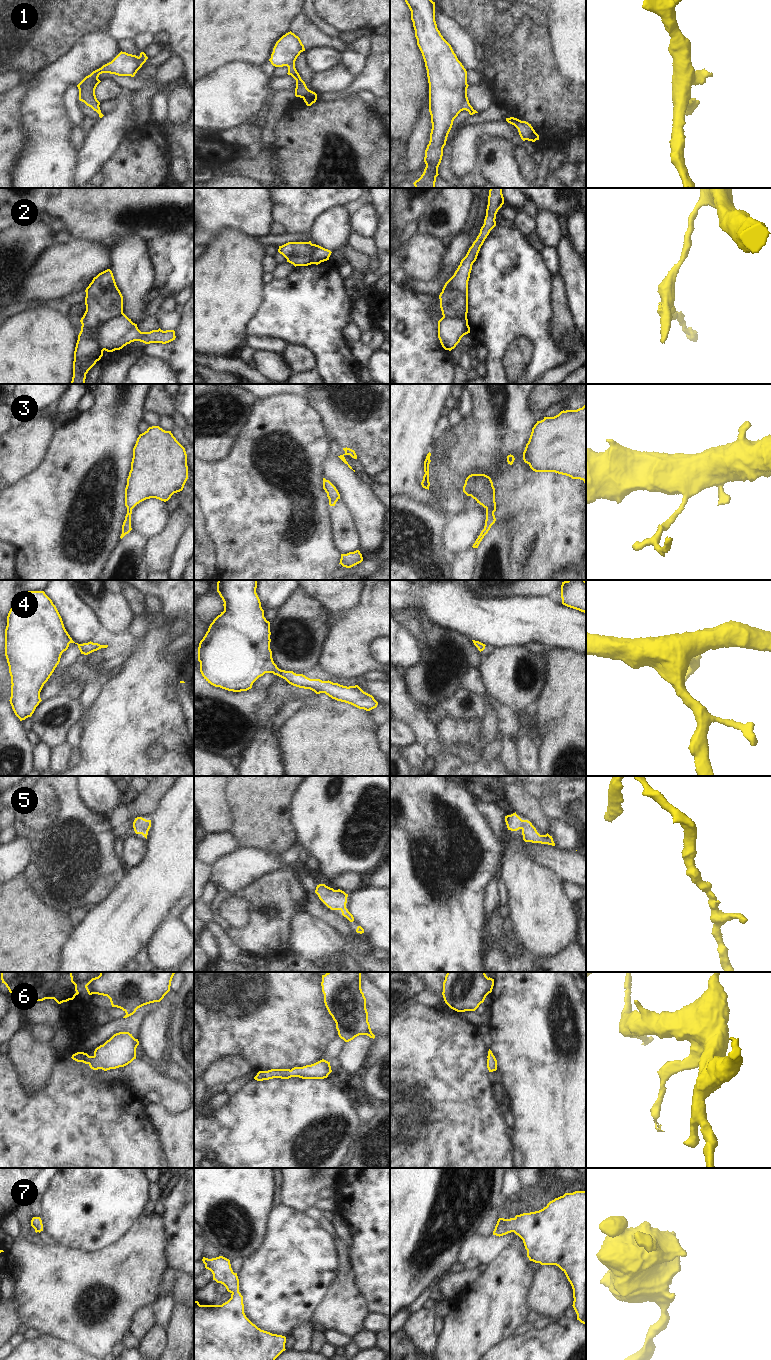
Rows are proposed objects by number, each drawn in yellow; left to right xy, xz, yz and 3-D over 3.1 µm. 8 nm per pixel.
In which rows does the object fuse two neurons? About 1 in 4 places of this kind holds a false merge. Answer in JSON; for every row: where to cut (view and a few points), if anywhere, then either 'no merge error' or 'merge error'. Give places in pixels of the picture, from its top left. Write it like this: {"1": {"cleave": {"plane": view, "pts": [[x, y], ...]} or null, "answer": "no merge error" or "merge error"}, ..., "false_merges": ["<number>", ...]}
{"1": {"cleave": null, "answer": "no merge error"}, "2": {"cleave": {"plane": "xy", "pts": [[122, 312], [101, 323], [94, 331], [94, 340], [98, 349]]}, "answer": "merge error"}, "3": {"cleave": null, "answer": "no merge error"}, "4": {"cleave": null, "answer": "no merge error"}, "5": {"cleave": null, "answer": "no merge error"}, "6": {"cleave": null, "answer": "no merge error"}, "7": {"cleave": null, "answer": "no merge error"}, "false_merges": ["2"]}

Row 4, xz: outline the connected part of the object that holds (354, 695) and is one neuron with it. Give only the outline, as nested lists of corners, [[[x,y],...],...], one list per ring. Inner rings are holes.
[[[218,580],[217,592],[224,602],[224,611],[210,624],[198,647],[200,672],[208,683],[228,691],[241,692],[251,689],[253,683],[265,673],[273,673],[293,686],[310,689],[316,694],[325,693],[332,699],[359,709],[370,711],[377,707],[378,702],[374,697],[358,685],[347,687],[279,669],[270,649],[270,622],[264,617],[256,588],[257,580]]]

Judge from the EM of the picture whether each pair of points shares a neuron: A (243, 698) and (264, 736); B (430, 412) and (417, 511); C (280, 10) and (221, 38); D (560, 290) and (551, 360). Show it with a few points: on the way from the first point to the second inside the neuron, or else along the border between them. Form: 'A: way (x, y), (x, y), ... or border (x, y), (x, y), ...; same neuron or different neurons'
A: border (264, 701), (257, 708), (257, 732), (248, 745); different neurons
B: border (400, 494), (406, 494), (419, 502), (431, 505); different neurons
C: way (265, 10), (249, 10), (236, 23); same neuron
D: border (554, 312), (553, 336), (570, 353); different neurons

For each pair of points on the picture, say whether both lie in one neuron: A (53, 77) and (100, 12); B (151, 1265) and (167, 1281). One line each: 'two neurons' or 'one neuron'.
A: two neurons
B: two neurons

